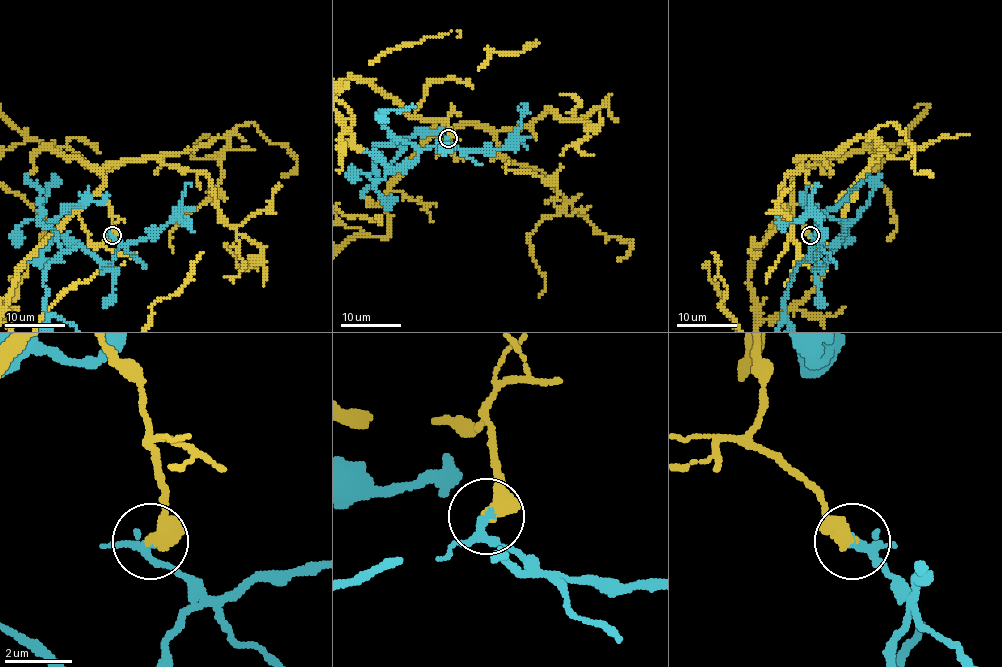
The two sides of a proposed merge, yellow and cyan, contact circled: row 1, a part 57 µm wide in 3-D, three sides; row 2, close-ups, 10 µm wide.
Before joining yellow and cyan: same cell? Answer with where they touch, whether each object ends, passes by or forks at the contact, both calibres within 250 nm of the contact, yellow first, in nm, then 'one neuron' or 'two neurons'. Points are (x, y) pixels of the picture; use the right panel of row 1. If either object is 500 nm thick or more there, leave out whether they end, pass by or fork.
(810, 235) | yellow ends | cyan passes by | 480/220 nm | one neuron

